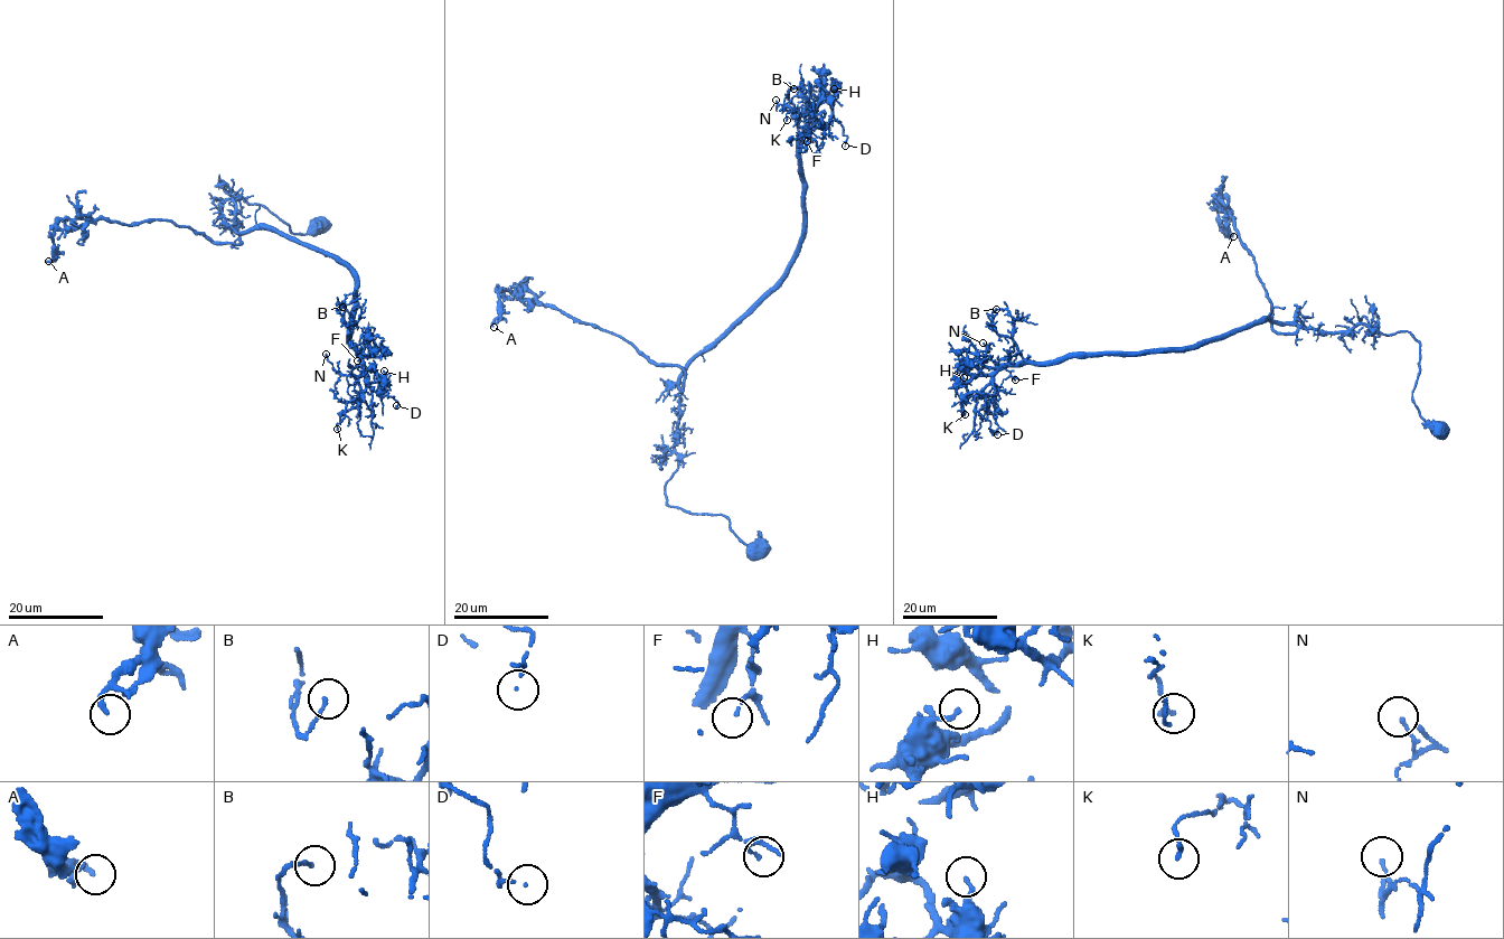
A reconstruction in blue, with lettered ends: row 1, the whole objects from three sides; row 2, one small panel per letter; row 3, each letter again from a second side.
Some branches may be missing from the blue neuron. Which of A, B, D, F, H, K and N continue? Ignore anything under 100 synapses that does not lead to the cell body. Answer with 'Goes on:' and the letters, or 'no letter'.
Goes on: no letter

